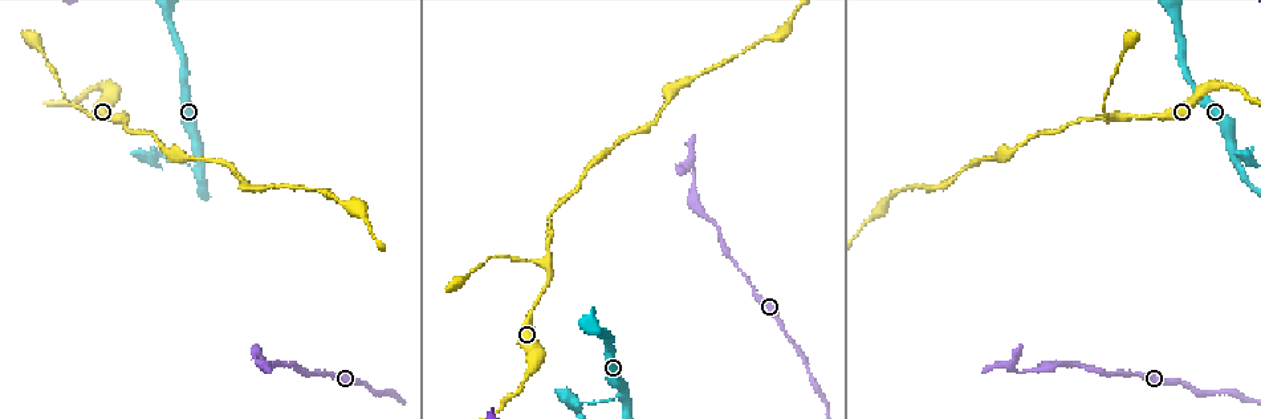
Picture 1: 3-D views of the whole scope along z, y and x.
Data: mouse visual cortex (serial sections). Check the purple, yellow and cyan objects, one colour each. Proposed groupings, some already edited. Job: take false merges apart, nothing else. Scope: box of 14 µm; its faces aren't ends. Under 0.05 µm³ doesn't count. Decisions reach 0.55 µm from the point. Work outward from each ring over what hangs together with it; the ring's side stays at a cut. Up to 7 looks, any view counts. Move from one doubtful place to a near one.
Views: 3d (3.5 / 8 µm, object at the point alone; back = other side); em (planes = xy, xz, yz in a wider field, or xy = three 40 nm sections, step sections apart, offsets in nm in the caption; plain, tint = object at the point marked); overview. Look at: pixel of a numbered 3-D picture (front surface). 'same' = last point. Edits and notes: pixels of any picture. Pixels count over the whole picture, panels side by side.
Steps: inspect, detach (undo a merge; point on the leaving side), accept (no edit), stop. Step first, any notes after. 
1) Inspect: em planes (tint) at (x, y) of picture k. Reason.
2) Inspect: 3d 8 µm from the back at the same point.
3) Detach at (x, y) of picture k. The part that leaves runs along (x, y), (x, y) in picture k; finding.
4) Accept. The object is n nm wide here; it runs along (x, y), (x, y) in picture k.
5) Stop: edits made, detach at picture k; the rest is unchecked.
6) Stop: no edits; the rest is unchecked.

Inspect: 3d 3.5 µm at (1239, 173) of picture 1. Three-way junction.

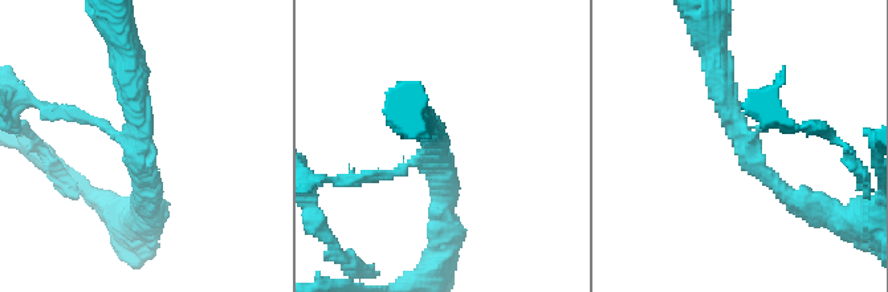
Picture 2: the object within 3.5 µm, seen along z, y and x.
Inspect: em xy step 1 (tint) at (746, 141) of picture 2. 3 arms meet here; the arms are 100, 250, 350 nm wide.

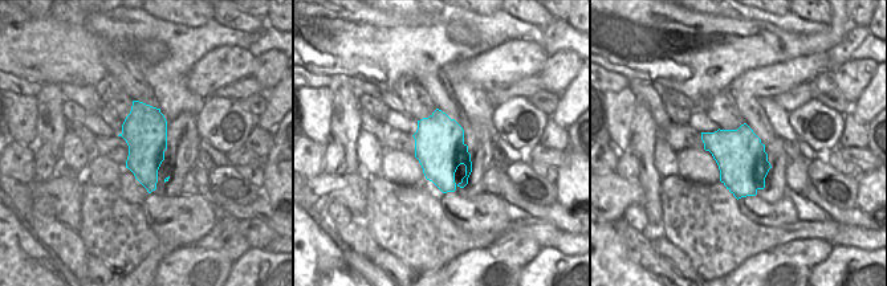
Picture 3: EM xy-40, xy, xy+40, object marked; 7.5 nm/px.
Detach at (72, 110) of picture 2. The part that leaves runs along (110, 129), (32, 101) in picture 2; two cells meet here.

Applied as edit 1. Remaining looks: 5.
Inspect: overview. See it whole again.

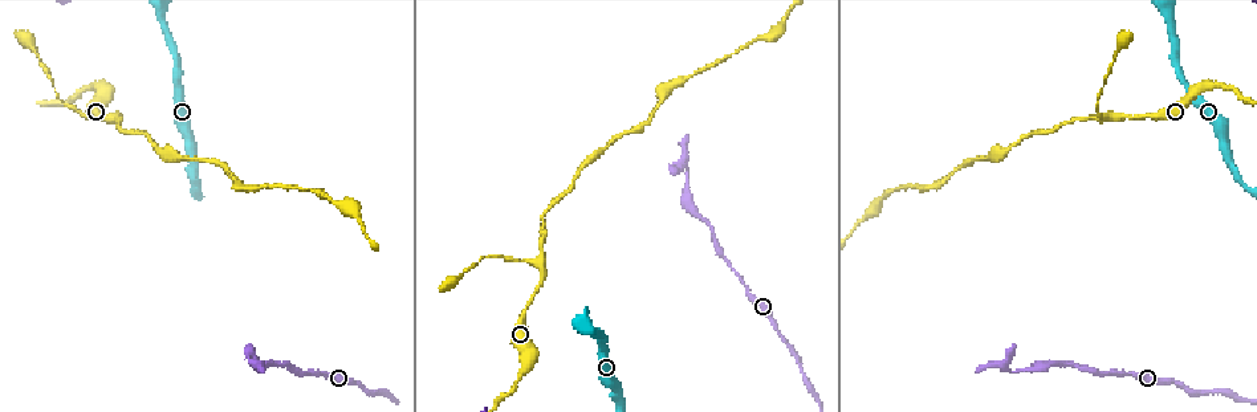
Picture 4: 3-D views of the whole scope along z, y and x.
Inspect: 3d 8 µm at (1107, 117) of picture 4. Two arms in line, one across.

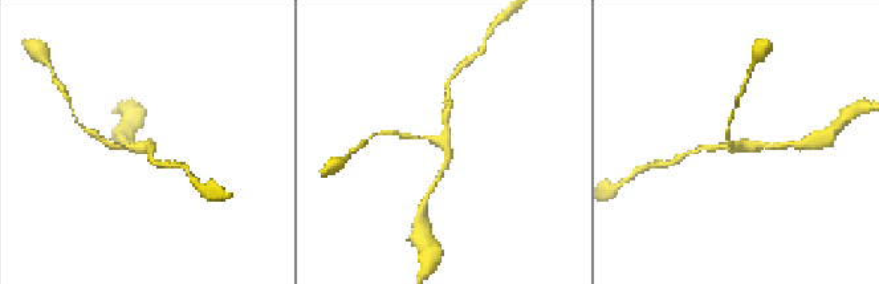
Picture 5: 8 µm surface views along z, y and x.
Inspect: em xy step 5 (tint) at (446, 144) of picture 5. 3 arms meet here; the arms are 150, 200, 200 nm wide.

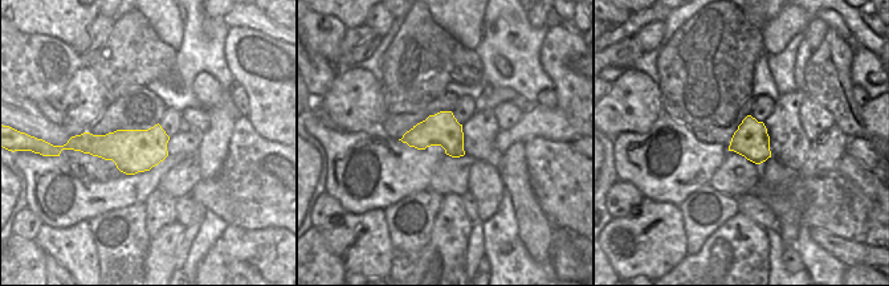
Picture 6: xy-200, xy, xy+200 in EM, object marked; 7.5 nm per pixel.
Accept. It runs along (438, 179), (448, 162), (448, 105) in picture 5; continuous, no second cell.

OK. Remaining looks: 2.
Inspect: 3d 3.5 µm at (1007, 370) of picture 4. Sharp bend.

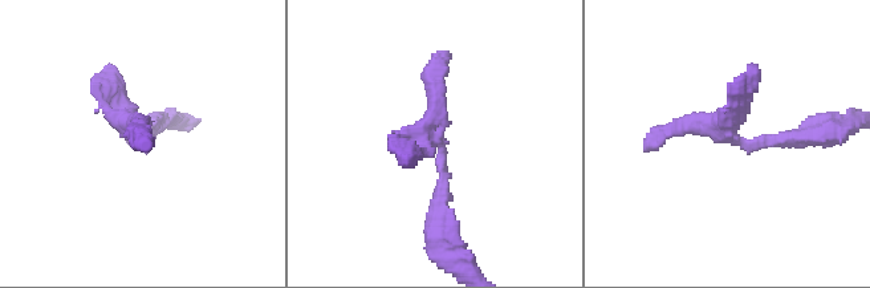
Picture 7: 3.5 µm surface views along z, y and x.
Inspect: em xy step 2 (tint) at (740, 140) of picture 7.

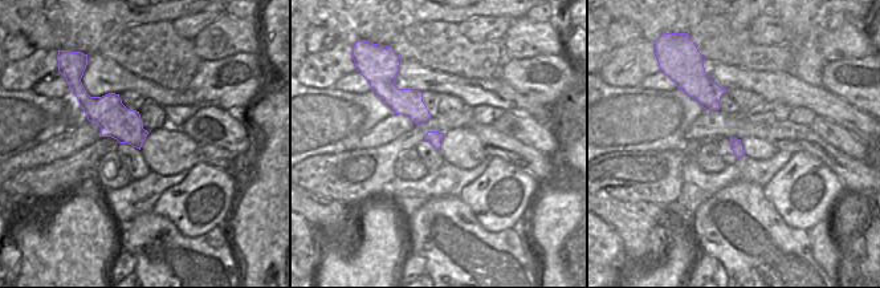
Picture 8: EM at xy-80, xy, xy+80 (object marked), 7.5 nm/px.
Accept. It runs along (820, 134), (732, 138), (752, 73) in picture 7; one cell here.

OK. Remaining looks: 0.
Stop: edits made, detach at picture 2; the rest is unchecked.

